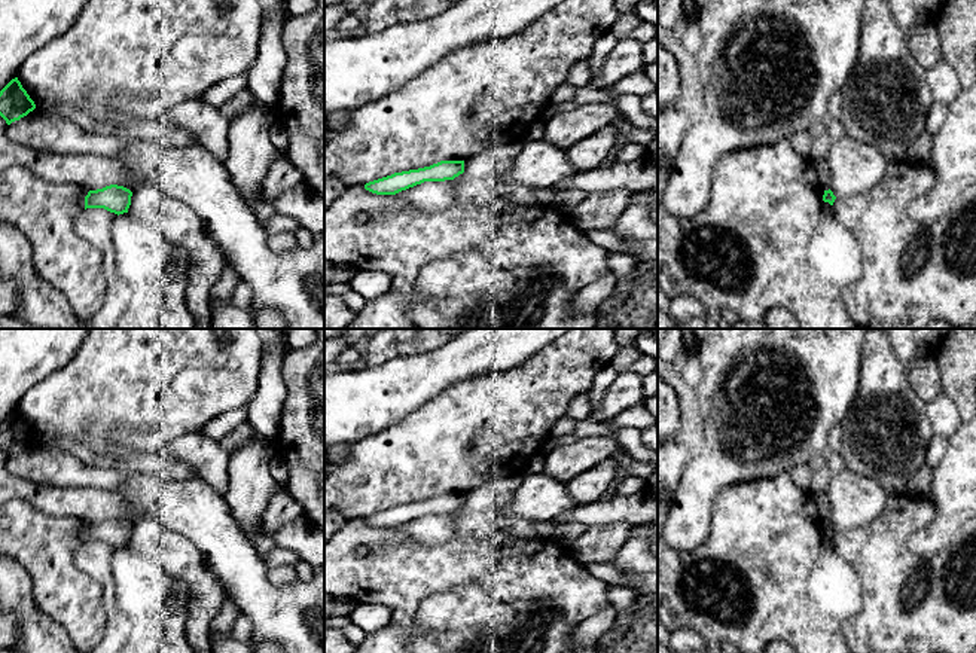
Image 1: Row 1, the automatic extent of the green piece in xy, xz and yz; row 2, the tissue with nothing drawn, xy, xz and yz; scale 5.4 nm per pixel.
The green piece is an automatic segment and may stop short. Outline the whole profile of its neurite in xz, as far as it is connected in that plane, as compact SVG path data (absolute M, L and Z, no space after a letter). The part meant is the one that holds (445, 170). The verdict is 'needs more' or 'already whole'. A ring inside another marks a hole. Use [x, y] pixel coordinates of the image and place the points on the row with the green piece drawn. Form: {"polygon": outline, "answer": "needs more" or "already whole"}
{"polygon": "M440 161L430 167L394 173L369 181L365 189L376 195L396 195L424 181L454 180L464 173L464 161Z", "answer": "already whole"}

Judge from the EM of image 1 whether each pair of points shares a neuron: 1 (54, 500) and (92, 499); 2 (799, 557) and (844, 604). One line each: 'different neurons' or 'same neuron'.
1: same neuron
2: different neurons

